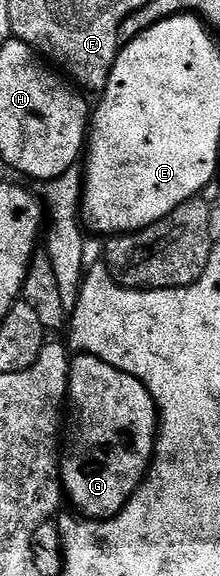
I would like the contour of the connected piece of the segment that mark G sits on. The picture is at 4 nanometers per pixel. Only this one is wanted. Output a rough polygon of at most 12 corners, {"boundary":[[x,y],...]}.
{"boundary":[[69,365],[61,483],[82,517],[116,515],[155,456],[143,381]]}

